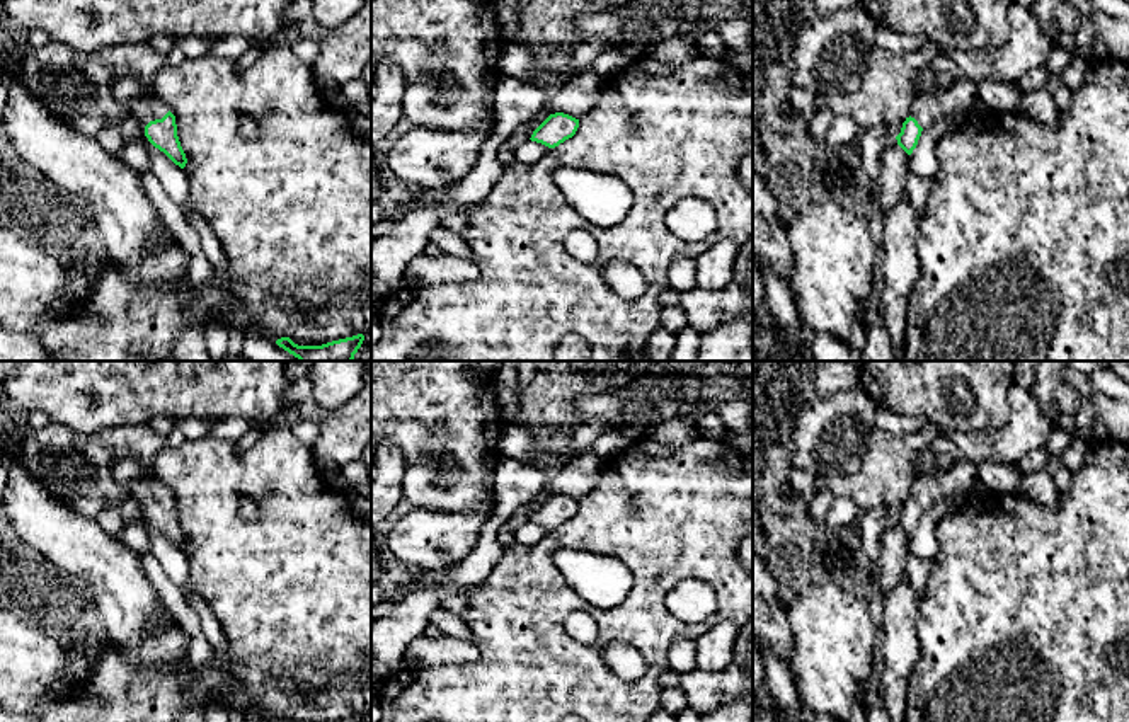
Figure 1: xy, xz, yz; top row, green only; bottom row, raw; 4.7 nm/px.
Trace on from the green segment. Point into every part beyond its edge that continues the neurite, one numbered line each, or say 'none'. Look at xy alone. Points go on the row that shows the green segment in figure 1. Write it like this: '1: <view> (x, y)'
1: xy (143, 109)

